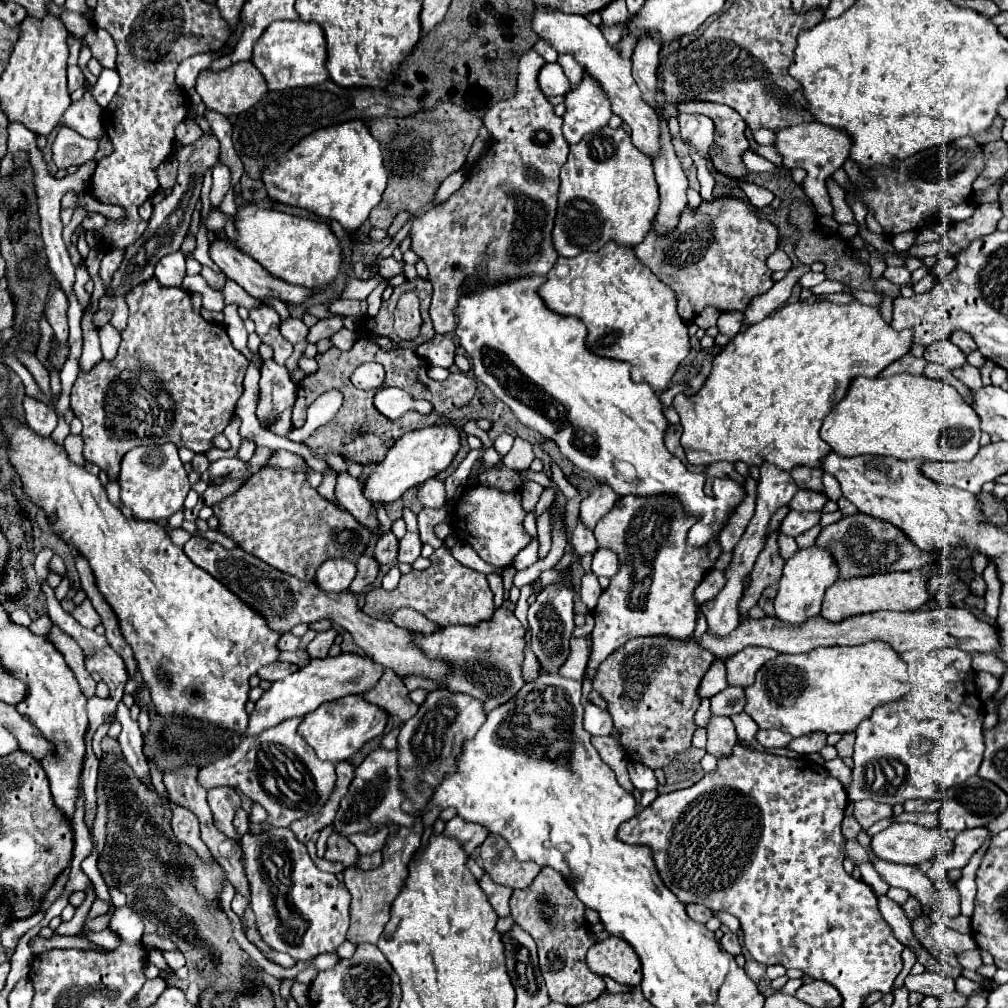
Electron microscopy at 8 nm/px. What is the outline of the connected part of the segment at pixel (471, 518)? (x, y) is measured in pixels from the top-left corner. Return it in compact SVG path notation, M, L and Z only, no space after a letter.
M466 485L460 497L454 503L450 515L452 533L462 537L486 563L496 567L506 567L506 559L514 559L518 551L522 551L532 537L522 527L526 511L522 509L522 493L520 489L502 491L498 487L486 485Z

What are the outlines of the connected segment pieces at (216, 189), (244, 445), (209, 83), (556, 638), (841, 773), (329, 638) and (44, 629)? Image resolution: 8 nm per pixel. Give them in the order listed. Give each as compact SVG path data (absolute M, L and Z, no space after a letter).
M216 163L212 177L214 177L214 185L210 191L210 205L216 209L220 205L220 201L224 199L226 191L230 189L230 169L222 163Z
M244 439L241 441L241 445L236 455L236 458L239 458L244 461L249 461L253 456L255 449L256 445L252 440Z
M244 61L244 63L234 63L232 67L218 73L202 71L196 81L196 91L202 97L202 103L206 105L206 109L216 111L224 117L232 117L232 115L240 115L242 111L252 107L256 101L260 101L262 95L266 93L266 83L254 65L250 61Z
M550 585L540 595L528 609L528 625L532 631L530 637L530 647L532 653L538 659L540 671L544 673L558 673L558 669L564 665L564 661L570 655L570 637L574 631L574 611L572 611L572 589L564 589L560 585Z
M834 759L834 761L826 761L824 767L828 769L828 773L832 777L836 777L844 787L848 787L848 779L850 779L850 769L842 763L842 759Z
M328 629L328 631L322 631L322 633L318 633L316 637L314 637L314 641L308 645L308 653L310 653L310 657L326 657L328 655L328 649L330 649L330 645L334 643L334 639L336 639L336 629Z
M42 615L40 619L36 619L36 621L32 621L32 625L28 627L34 635L46 635L48 631L50 631L50 625L52 625L52 621L48 619L48 615Z

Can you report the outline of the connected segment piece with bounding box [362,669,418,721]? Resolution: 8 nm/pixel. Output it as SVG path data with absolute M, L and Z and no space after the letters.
M386 669L384 675L380 677L378 685L374 689L366 691L362 697L368 703L378 705L386 713L400 717L402 721L408 721L418 711L418 705L410 701L408 689L404 687L402 679L392 669Z

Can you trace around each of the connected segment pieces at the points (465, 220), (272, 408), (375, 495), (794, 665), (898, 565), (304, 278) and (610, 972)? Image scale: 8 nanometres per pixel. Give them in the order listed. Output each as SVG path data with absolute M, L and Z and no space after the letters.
M534 49L526 51L520 57L516 95L512 99L496 103L482 117L484 127L492 137L490 147L476 161L476 165L468 169L462 187L452 193L444 203L432 207L424 217L416 219L412 225L412 251L420 259L424 259L428 267L428 281L434 287L430 319L434 323L436 333L444 335L456 329L458 323L454 309L458 307L460 297L468 289L468 279L498 285L512 279L546 275L558 259L558 253L552 243L552 229L558 207L558 173L560 167L566 163L568 143L562 135L562 119L556 117L552 105L538 87L538 71L544 63L546 61Z
M274 359L264 361L260 377L260 403L258 419L264 423L270 415L282 413L296 401L296 385L290 381L288 369L278 365Z
M436 423L432 427L424 427L418 431L410 431L402 435L396 445L388 451L386 459L376 465L374 473L366 479L362 493L370 503L390 503L402 497L404 491L408 491L414 485L424 483L430 477L436 477L440 471L444 471L454 455L460 449L460 431L452 423Z
M882 641L856 647L818 647L810 653L784 655L764 663L752 687L746 687L746 713L760 729L780 729L792 737L814 731L850 733L882 703L908 695L910 683L902 657Z
M864 513L844 517L824 527L816 539L816 547L826 549L834 557L838 565L838 579L866 577L892 571L914 571L926 563L936 563L936 555L924 555L924 551L920 551L914 543L908 543L908 537L900 529L892 527L886 521L872 519Z
M242 203L234 217L238 251L256 259L268 273L286 283L314 289L330 283L340 271L340 243L322 221L296 217L276 209L264 209L256 203Z
M610 937L596 943L588 951L588 967L602 977L610 977L620 985L638 987L642 981L640 959L634 949L620 937Z

